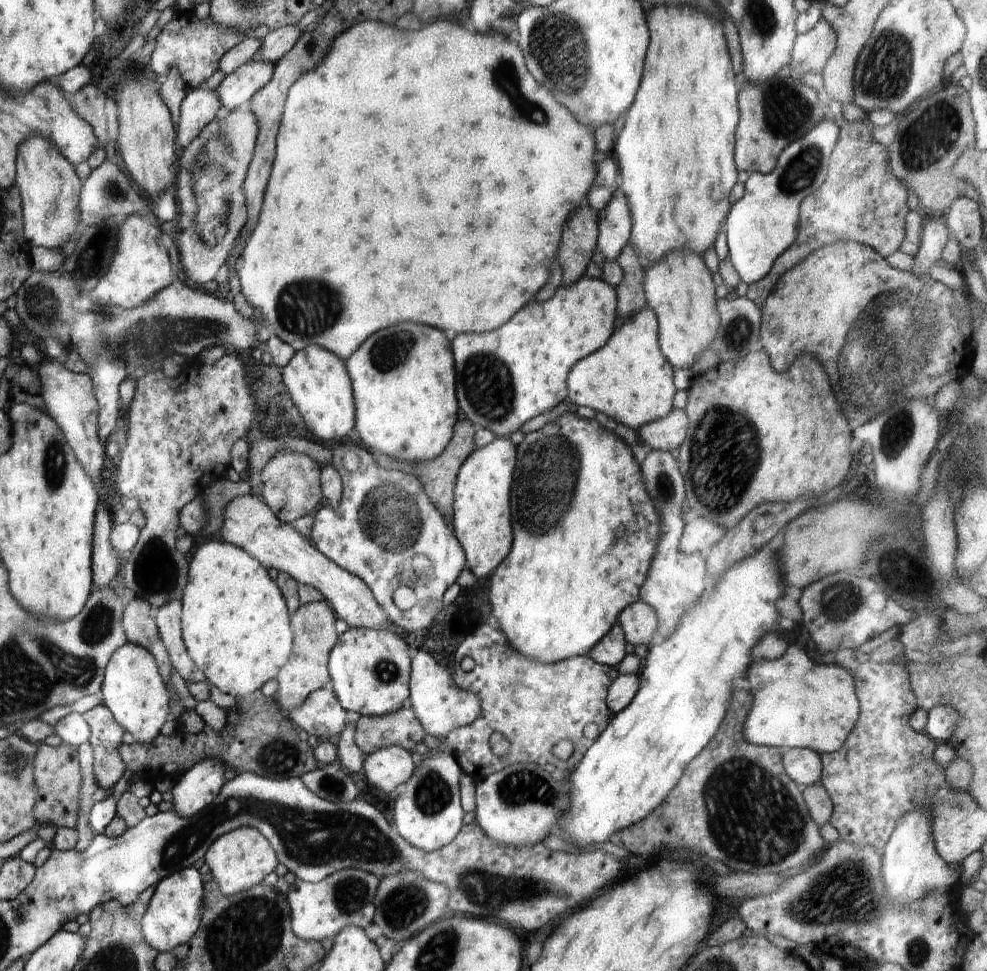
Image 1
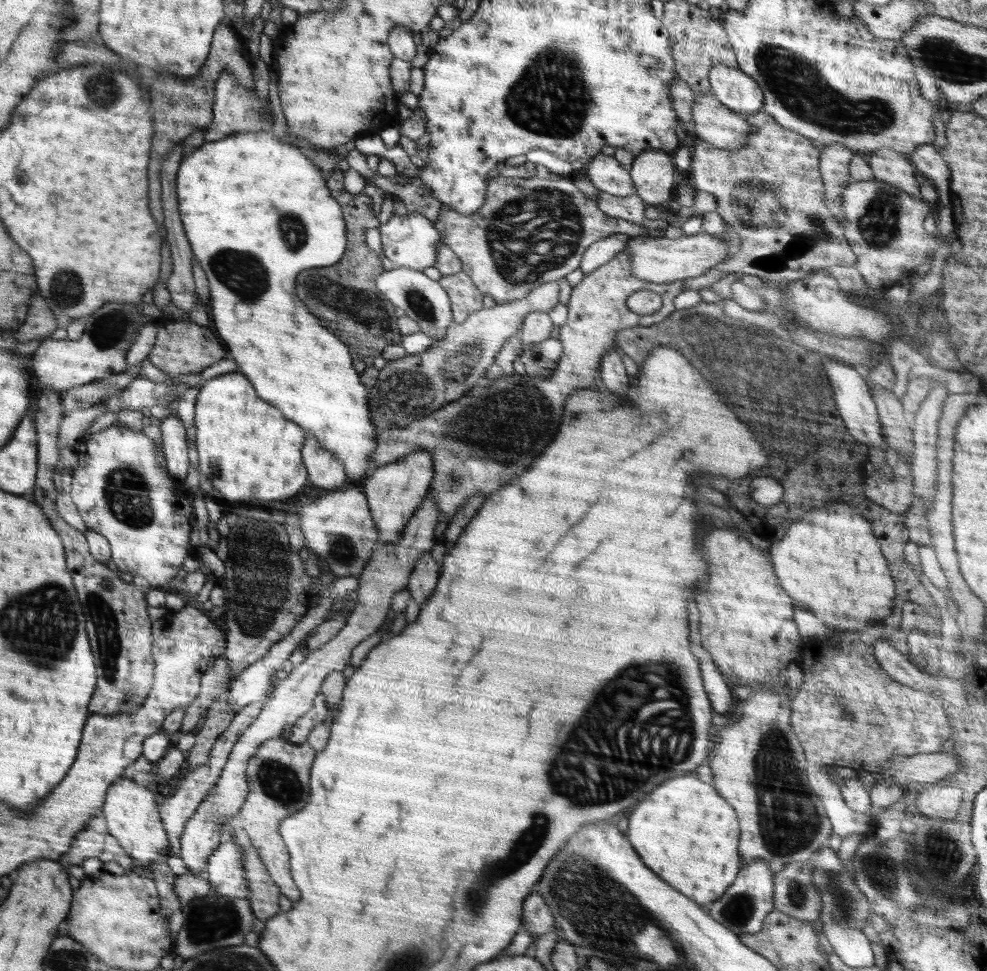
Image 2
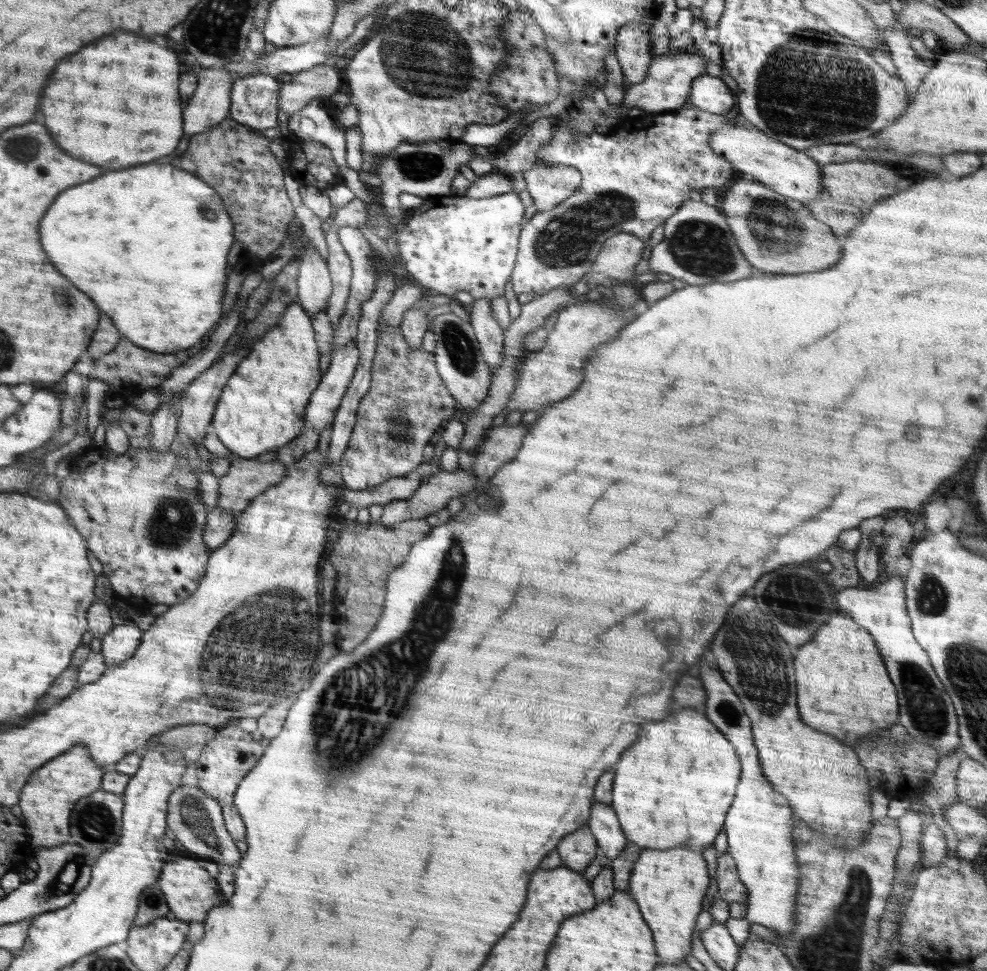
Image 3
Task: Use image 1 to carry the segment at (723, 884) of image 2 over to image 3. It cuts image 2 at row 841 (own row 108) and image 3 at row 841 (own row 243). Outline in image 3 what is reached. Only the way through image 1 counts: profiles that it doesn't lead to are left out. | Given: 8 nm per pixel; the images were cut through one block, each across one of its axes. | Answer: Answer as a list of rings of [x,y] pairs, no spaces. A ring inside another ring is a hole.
[[[694,709],[674,712],[674,716],[668,716],[662,722],[644,724],[638,740],[622,754],[616,764],[611,807],[630,843],[638,844],[643,849],[684,846],[702,853],[712,846],[724,826],[740,772],[740,760],[735,748],[715,724]]]

